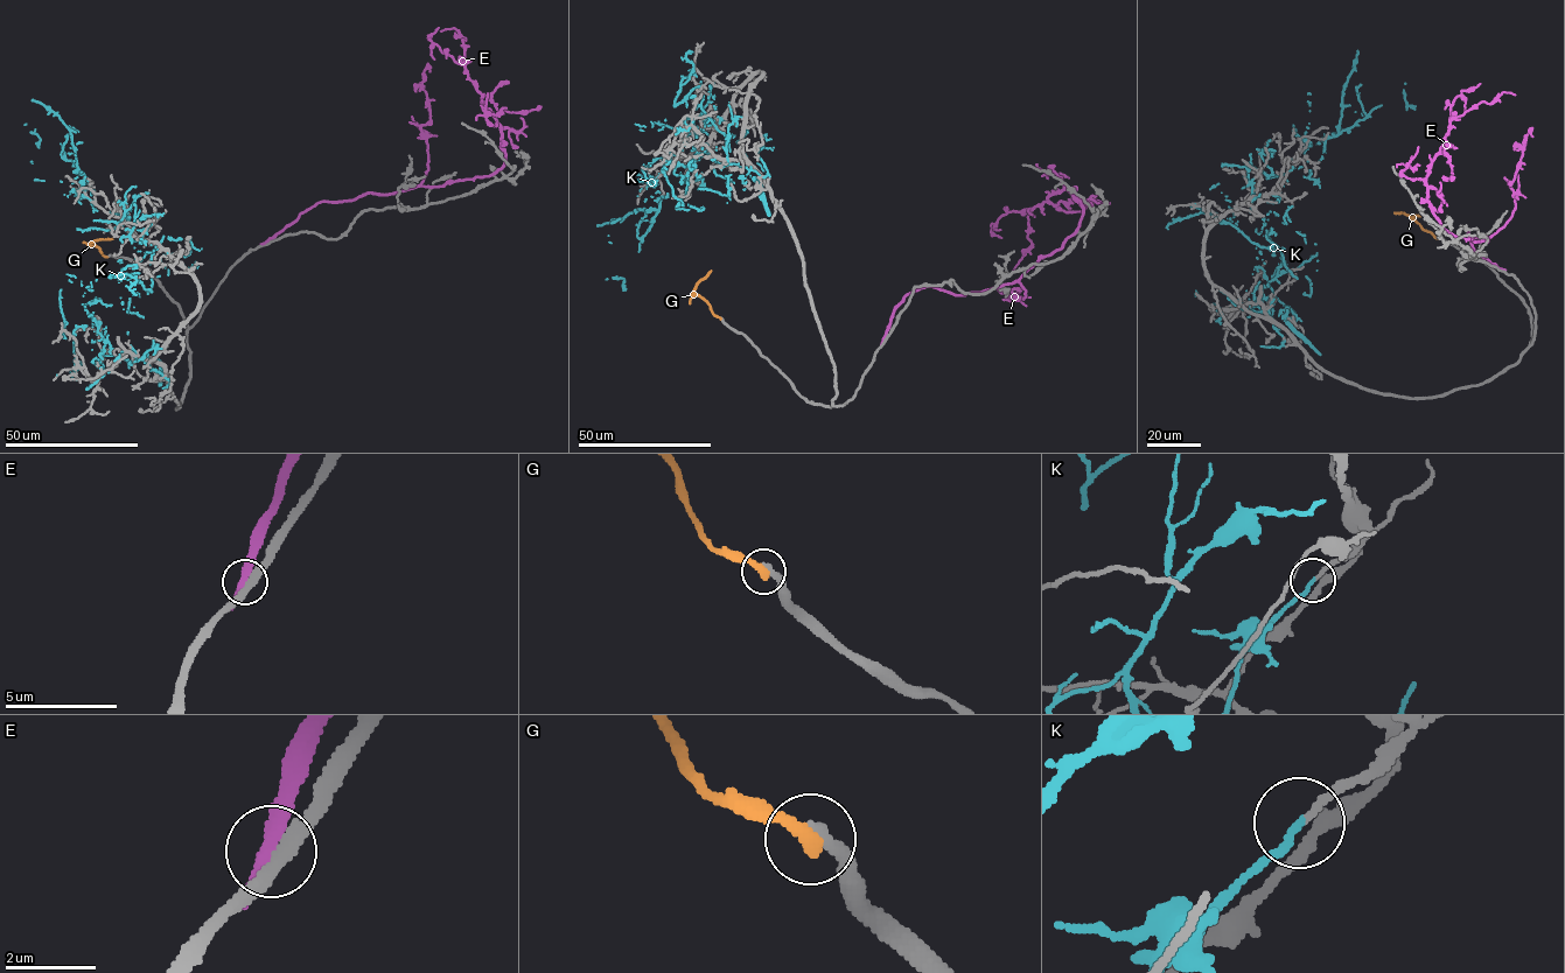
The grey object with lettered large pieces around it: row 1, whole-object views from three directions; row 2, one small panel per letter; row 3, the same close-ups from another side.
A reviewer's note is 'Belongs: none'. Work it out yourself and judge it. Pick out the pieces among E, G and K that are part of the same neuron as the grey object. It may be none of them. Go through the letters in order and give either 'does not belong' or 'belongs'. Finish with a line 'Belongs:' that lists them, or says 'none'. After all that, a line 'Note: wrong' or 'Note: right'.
E: does not belong
G: does not belong
K: does not belong
Belongs: none
Note: right

